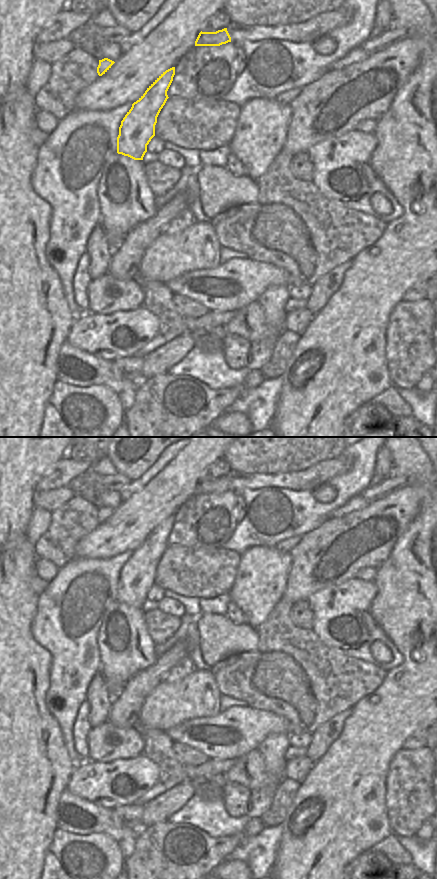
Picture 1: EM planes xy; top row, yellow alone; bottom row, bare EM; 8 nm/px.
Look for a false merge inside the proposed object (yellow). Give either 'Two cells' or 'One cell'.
One cell.

